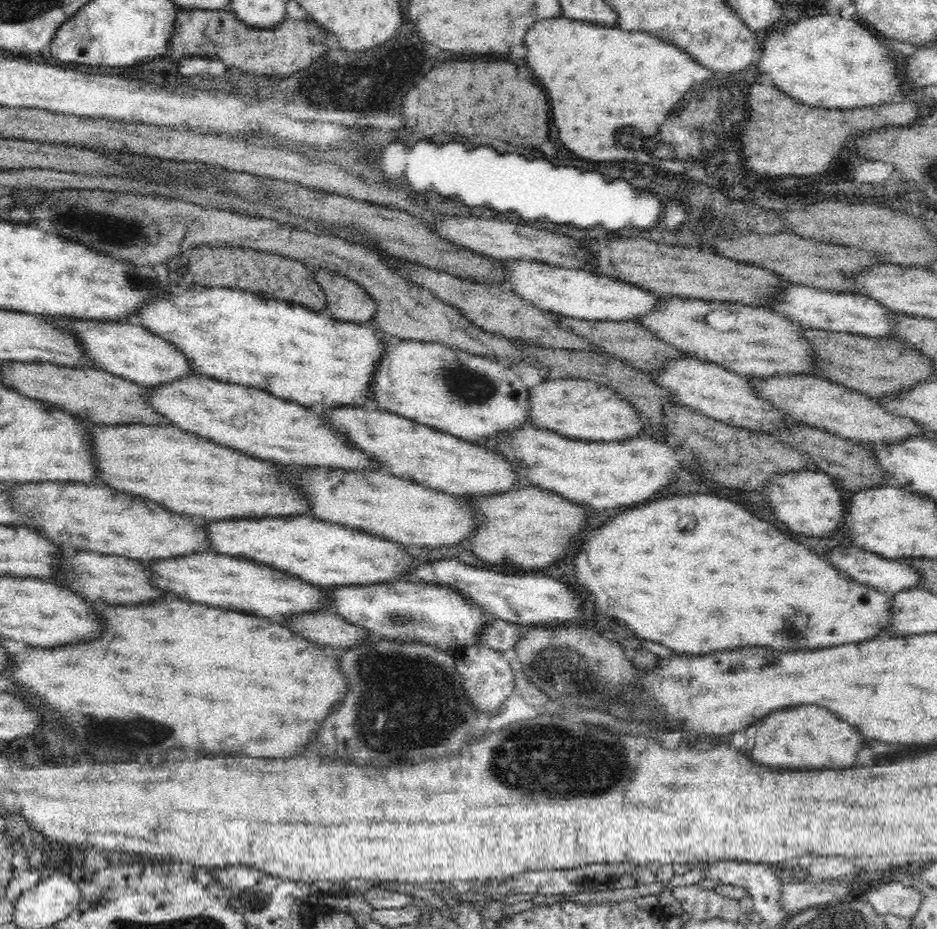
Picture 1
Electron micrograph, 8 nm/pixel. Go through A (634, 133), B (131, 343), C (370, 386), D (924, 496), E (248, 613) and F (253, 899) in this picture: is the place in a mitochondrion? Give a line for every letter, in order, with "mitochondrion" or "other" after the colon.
A: mitochondrion
B: other
C: other
D: other
E: other
F: mitochondrion

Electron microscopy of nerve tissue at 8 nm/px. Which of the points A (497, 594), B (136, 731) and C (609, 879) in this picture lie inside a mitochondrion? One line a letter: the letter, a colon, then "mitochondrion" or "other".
A: other
B: mitochondrion
C: mitochondrion

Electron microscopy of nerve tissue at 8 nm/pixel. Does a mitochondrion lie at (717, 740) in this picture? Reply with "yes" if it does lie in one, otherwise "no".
no

